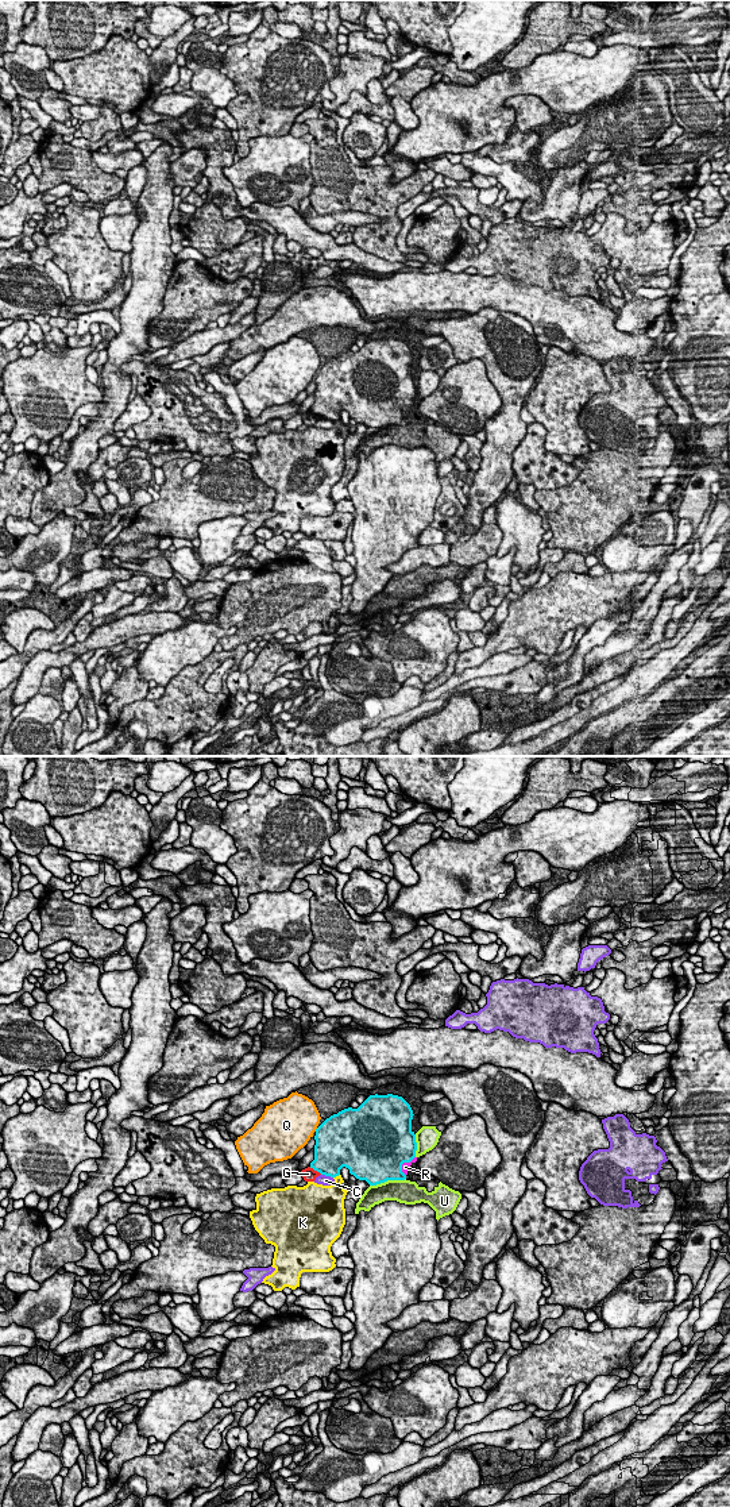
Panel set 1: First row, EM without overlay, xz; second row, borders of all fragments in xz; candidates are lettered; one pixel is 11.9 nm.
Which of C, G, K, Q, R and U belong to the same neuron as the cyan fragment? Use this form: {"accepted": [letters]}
{"accepted": ["R"]}

